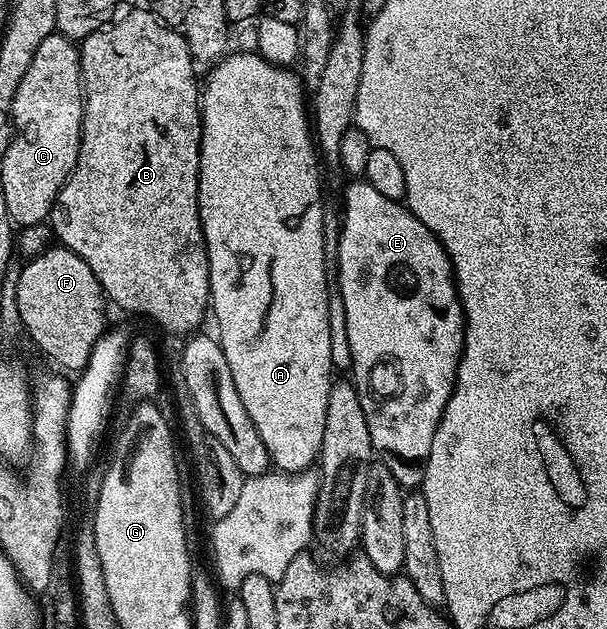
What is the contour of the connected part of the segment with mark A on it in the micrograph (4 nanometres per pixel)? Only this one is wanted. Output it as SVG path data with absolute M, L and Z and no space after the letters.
M232 51L224 55L206 73L207 81L201 84L201 115L203 133L199 147L199 217L203 237L207 243L209 282L211 283L210 311L215 312L215 324L219 327L217 339L223 347L225 362L229 362L229 374L233 374L233 386L241 394L261 442L269 450L272 465L280 472L306 472L316 463L321 438L325 434L325 406L329 406L331 376L331 304L327 301L327 252L323 249L323 196L319 193L319 168L317 144L313 139L313 124L309 119L309 100L303 97L305 85L287 66L271 64L258 51Z

